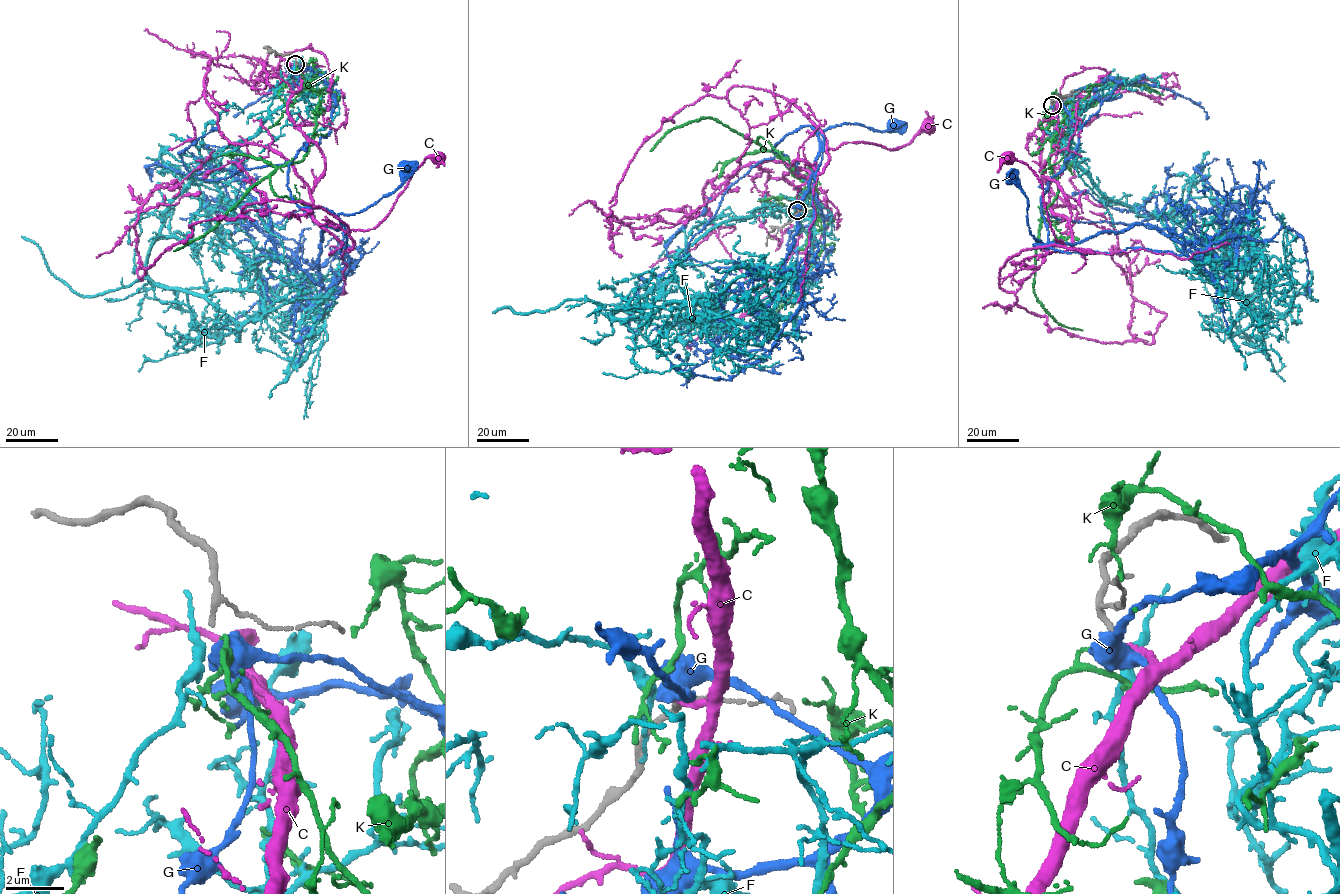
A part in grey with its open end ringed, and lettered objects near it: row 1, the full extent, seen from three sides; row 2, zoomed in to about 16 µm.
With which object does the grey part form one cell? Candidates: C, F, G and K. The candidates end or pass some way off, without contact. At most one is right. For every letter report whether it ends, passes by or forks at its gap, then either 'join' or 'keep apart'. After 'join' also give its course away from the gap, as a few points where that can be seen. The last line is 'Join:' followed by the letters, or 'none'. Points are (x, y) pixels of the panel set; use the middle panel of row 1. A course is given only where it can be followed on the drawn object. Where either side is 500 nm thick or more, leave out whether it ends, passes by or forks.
C: it ends there; join; it runs (796, 210), (783, 173), (812, 174), (792, 163), (820, 173), (828, 149), (896, 149), (928, 127)
F: it passes by; keep apart
G: keep apart
K: it ends there; keep apart
Join: C

